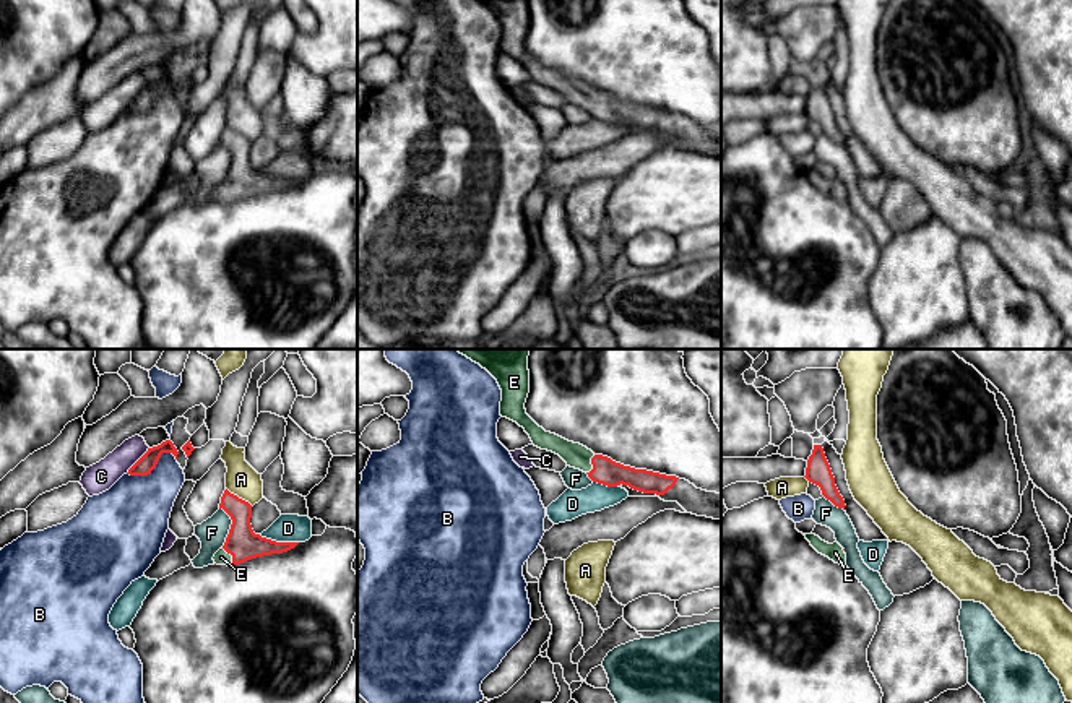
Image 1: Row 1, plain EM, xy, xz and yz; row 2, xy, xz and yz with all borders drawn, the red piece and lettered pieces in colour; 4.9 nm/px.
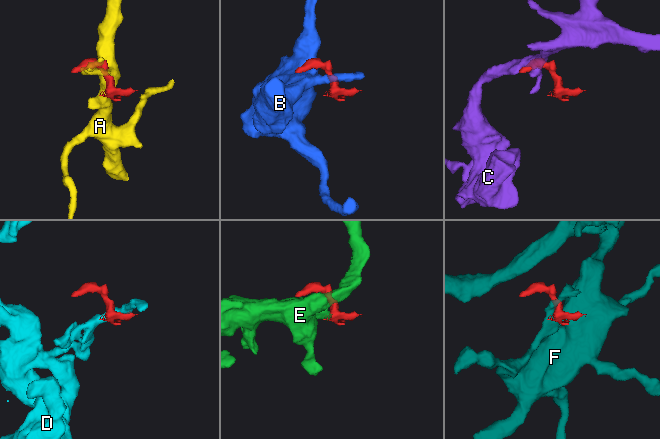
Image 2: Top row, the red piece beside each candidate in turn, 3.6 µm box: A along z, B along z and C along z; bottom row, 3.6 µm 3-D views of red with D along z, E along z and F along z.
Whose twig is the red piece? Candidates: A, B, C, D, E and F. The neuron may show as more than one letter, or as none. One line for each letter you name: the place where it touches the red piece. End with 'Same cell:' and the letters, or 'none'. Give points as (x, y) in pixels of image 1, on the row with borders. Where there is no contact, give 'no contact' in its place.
E: meets red in xy at (231, 554)
Same cell: E

